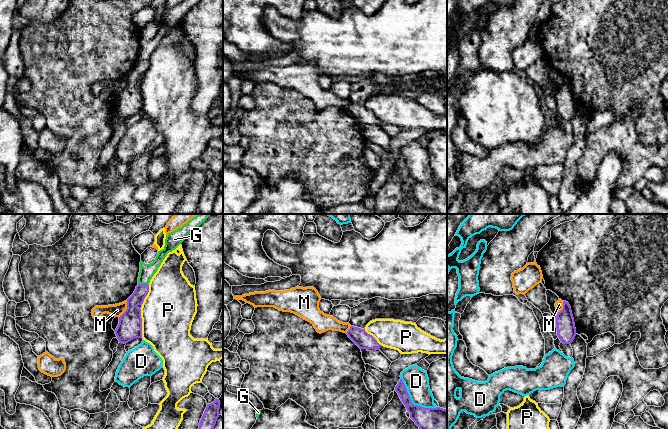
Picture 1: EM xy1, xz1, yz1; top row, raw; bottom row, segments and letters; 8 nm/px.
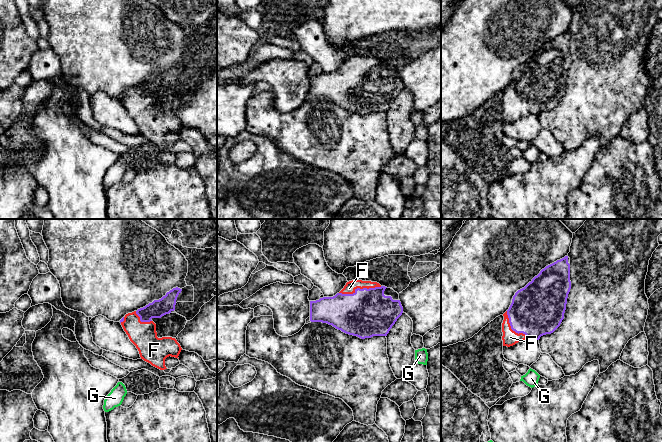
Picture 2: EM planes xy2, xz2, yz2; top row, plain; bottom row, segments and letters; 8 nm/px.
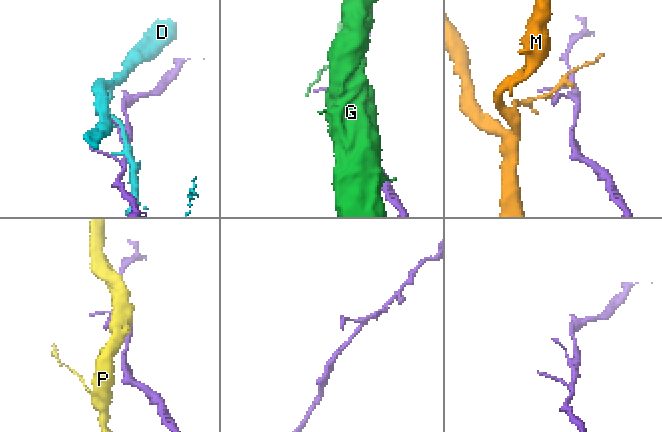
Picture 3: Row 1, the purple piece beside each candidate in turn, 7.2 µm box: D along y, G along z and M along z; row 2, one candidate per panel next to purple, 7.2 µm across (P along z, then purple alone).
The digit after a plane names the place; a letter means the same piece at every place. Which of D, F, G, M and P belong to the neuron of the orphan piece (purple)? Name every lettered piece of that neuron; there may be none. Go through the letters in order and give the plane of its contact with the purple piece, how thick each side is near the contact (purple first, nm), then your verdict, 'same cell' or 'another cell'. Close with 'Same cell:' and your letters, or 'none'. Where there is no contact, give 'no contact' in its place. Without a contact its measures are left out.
D: contact in xz1; calibres 180 and 200 nm; another cell
F: contact in xz2; calibres 380 and 90 nm; same cell
G: contact in xy1; calibres 120 and 120 nm; another cell
M: contact in xy1; calibres 190 and 100 nm; another cell
P: contact in xy1; calibres 190 and 420 nm; another cell
Same cell: F

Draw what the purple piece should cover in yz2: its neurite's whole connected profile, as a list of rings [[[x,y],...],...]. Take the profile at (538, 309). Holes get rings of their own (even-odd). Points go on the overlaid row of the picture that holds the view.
[[[565,256],[564,258],[546,266],[532,279],[531,282],[515,293],[509,309],[503,314],[503,346],[510,347],[527,338],[539,340],[541,336],[553,333],[564,319],[570,289],[570,264],[568,263],[568,256]]]

